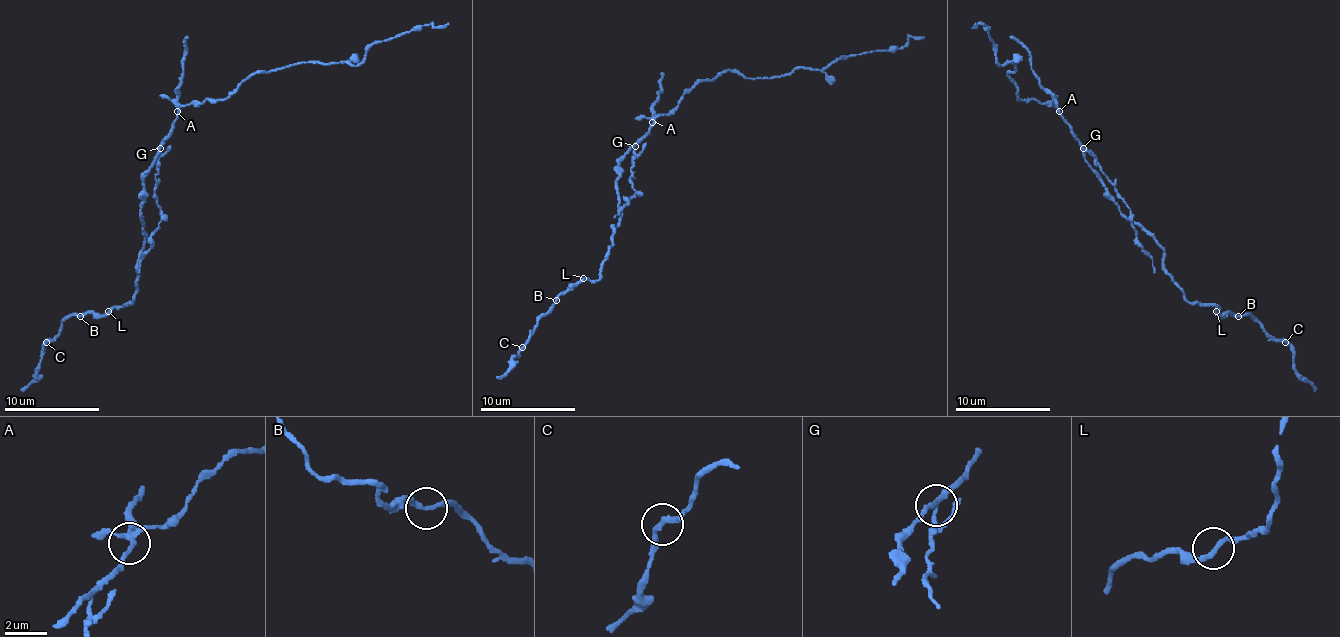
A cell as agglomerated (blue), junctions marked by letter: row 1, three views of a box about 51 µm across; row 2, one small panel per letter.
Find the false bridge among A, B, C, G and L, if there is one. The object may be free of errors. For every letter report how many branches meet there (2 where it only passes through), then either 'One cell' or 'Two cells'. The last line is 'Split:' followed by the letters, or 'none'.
A: Branches: 3. One cell
B: Branches: 2. One cell
C: Branches: 2. One cell
G: Branches: 3. Two cells
L: Branches: 2. One cell
Split: G

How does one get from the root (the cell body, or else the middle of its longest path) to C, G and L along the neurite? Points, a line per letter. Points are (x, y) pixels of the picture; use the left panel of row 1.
C: (155, 159), (144, 176), (144, 247), (139, 252), (134, 299), (106, 313), (70, 316), (46, 342)
G: (155, 159), (160, 147)
L: (155, 159), (144, 176), (144, 247), (139, 252), (136, 294), (120, 309), (108, 311)

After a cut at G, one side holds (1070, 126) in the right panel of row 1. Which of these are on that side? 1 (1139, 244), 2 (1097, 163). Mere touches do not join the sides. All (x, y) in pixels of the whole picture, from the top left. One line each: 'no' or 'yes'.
1: no
2: no

